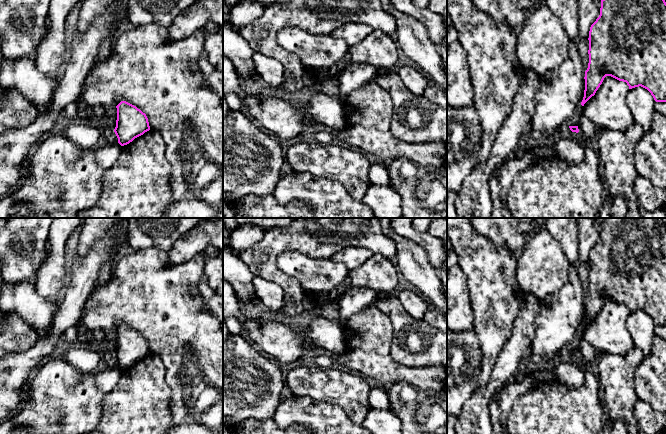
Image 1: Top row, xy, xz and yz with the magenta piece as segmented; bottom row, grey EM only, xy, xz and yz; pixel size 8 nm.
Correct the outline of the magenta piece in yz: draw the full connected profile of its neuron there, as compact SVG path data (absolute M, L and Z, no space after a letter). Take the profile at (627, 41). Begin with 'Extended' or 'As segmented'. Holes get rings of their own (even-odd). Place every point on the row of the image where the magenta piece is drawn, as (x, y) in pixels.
As segmented. M601 0L600 15L589 31L589 63L581 105L595 95L606 76L626 82L629 89L643 87L656 102L666 102L666 2L665 0Z

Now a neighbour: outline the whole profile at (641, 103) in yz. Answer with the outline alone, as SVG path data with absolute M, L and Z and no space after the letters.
M639 86L629 89L627 105L634 116L634 121L643 127L644 131L651 129L655 110L655 103L651 93Z

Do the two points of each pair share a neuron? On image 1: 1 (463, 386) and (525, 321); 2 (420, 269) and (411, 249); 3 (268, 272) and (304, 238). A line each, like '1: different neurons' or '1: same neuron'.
1: different neurons
2: same neuron
3: same neuron

